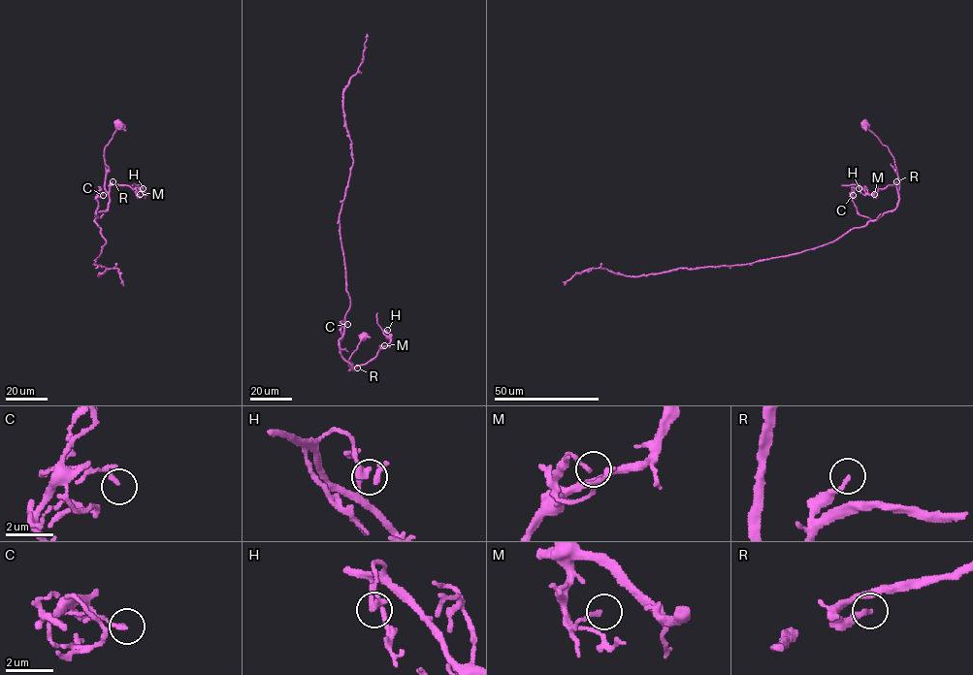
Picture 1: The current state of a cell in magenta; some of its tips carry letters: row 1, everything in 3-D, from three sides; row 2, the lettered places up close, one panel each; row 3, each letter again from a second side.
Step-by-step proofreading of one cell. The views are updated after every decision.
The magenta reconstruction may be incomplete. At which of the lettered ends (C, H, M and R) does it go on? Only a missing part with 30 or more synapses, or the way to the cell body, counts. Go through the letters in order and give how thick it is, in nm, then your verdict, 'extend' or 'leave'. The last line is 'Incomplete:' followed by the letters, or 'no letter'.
C: calibre 160 nm; leave
H: calibre 280 nm; leave
M: calibre 150 nm; leave
R: calibre 190 nm; leave
Incomplete: no letter

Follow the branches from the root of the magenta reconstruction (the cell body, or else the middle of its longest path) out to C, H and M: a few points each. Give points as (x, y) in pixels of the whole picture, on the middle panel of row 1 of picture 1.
C: (363, 337), (348, 359), (349, 370), (353, 368), (342, 357), (339, 346), (342, 338), (340, 323), (347, 324)
H: (363, 337), (348, 359), (349, 370), (371, 361), (389, 343), (390, 337), (382, 332), (387, 330)
M: (363, 337), (348, 359), (349, 370), (371, 361), (384, 345)

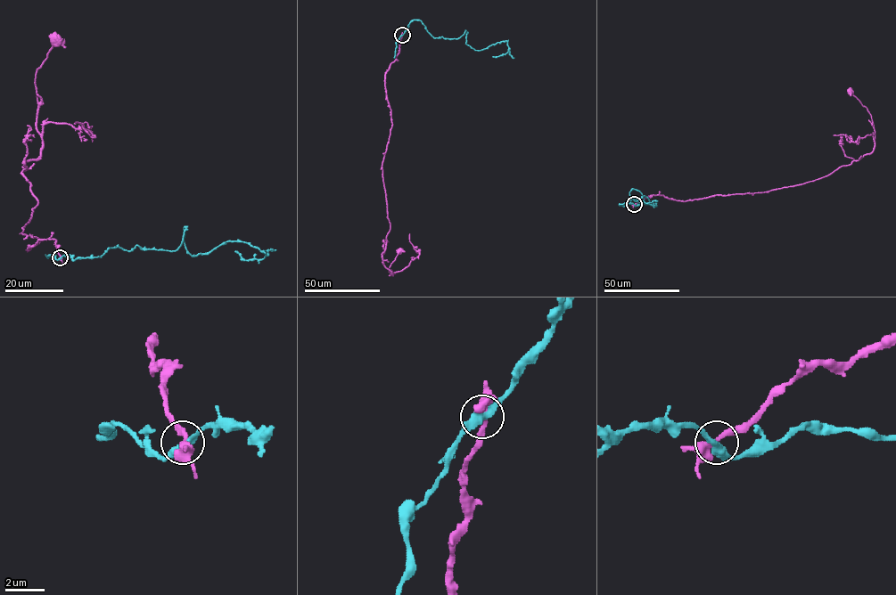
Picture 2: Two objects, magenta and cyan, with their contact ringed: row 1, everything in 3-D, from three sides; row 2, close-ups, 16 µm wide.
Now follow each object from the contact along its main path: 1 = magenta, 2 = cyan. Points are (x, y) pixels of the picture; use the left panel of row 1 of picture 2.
1: (61, 257), (22, 233), (55, 40)
2: (61, 257), (136, 245), (175, 250), (184, 228), (191, 255), (228, 241), (266, 255), (244, 260), (234, 251)

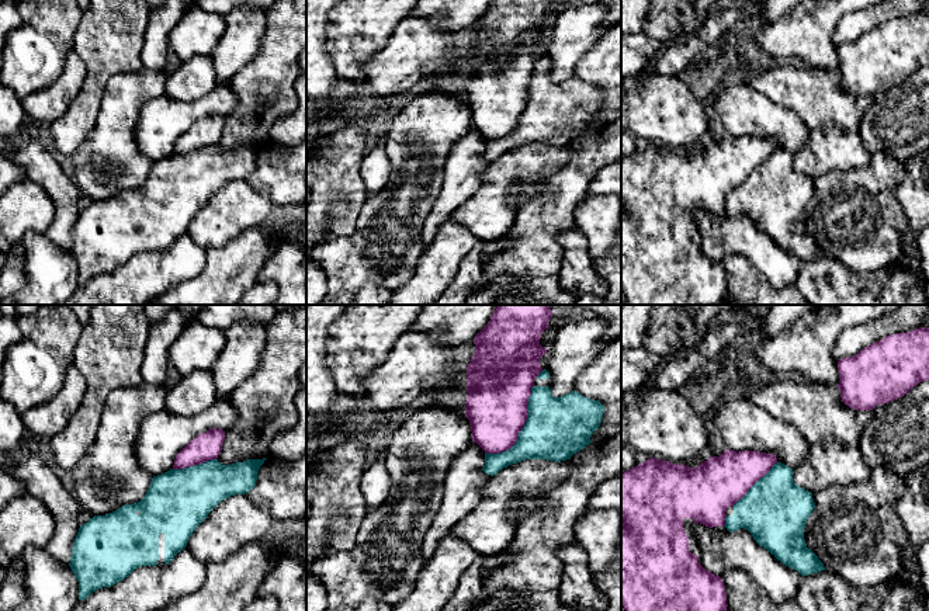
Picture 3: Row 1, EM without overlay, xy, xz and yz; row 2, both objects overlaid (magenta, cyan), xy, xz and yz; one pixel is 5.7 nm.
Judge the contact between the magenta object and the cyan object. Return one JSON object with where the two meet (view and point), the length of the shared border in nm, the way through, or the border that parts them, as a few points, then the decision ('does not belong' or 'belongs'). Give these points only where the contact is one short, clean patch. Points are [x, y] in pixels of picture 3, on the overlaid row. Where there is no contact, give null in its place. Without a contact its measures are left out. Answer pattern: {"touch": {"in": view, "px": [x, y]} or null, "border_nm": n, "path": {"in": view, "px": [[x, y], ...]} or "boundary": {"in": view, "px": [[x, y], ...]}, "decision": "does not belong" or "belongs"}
{"touch": {"in": "xz", "px": [522, 427]}, "border_nm": 480, "decision": "does not belong"}

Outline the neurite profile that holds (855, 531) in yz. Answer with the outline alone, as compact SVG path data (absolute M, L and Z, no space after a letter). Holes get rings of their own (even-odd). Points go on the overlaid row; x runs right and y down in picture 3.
M876 466L866 482L836 485L812 493L815 508L804 528L807 548L818 556L825 570L838 573L855 587L876 586L898 577L907 532L897 514L895 500L904 490L904 476Z

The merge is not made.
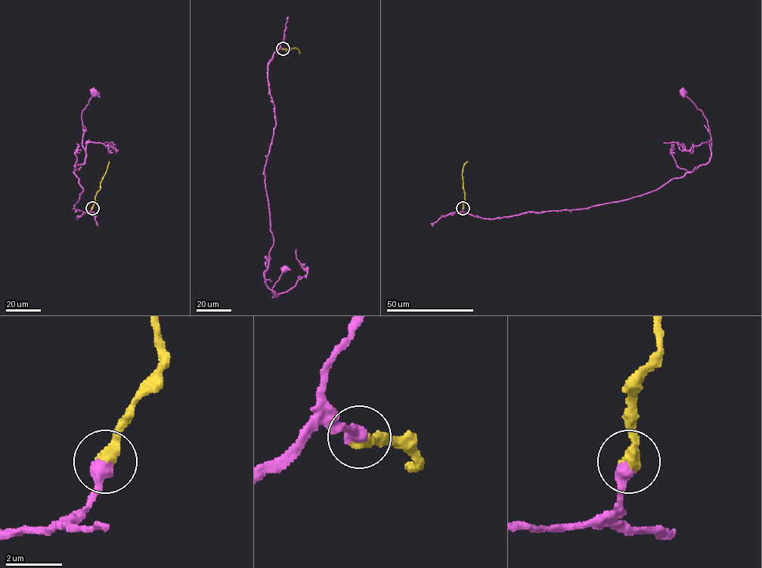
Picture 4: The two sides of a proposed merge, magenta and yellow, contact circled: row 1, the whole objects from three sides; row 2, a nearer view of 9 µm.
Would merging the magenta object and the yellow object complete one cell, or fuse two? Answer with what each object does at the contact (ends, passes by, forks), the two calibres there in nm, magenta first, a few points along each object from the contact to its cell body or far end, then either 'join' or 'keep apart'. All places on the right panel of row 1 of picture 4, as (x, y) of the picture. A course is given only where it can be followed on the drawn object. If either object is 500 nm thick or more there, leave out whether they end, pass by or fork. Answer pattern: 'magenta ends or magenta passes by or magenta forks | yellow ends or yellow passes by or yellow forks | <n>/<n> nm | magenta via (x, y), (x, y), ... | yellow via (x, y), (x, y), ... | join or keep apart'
480/500 nm | magenta via (463, 208), (487, 218), (586, 208), (641, 196), (693, 172), (709, 160), (711, 138), (702, 112), (683, 92) | yellow via (463, 208), (465, 193), (462, 171), (468, 161) | join

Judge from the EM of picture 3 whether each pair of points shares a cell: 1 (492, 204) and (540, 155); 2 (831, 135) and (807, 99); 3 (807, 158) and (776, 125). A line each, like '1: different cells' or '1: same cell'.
1: same cell
2: different cells
3: different cells

